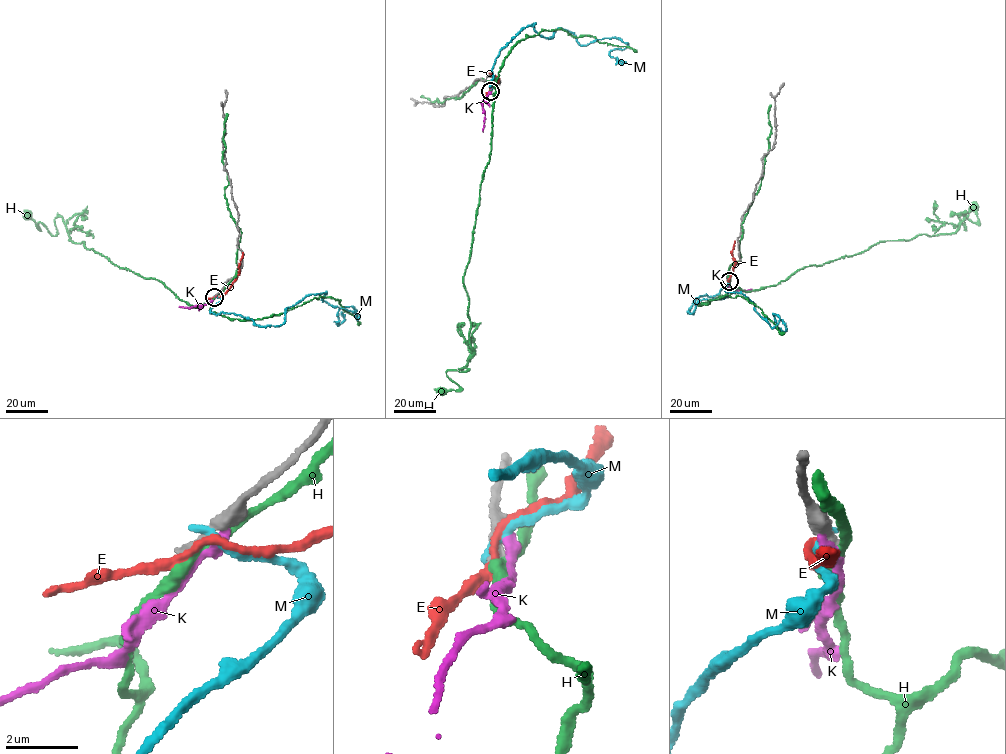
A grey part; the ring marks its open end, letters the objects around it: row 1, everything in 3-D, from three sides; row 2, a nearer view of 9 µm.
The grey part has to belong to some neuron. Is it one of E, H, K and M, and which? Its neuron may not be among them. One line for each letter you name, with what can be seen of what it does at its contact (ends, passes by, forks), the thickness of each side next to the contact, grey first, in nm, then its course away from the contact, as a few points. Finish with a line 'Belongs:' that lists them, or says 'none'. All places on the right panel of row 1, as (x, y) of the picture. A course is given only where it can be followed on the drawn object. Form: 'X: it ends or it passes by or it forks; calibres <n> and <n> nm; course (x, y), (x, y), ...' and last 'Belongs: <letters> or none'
Belongs: none

